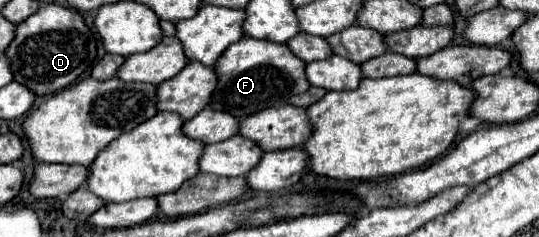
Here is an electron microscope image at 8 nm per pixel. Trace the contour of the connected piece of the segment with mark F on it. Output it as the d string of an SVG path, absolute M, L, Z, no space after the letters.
M242 37L232 43L216 61L214 71L218 75L218 85L210 97L208 109L214 111L230 111L232 117L240 119L252 115L254 111L280 107L288 101L288 97L304 93L310 85L306 85L306 77L302 77L302 59L294 57L286 45L270 43L262 39Z

